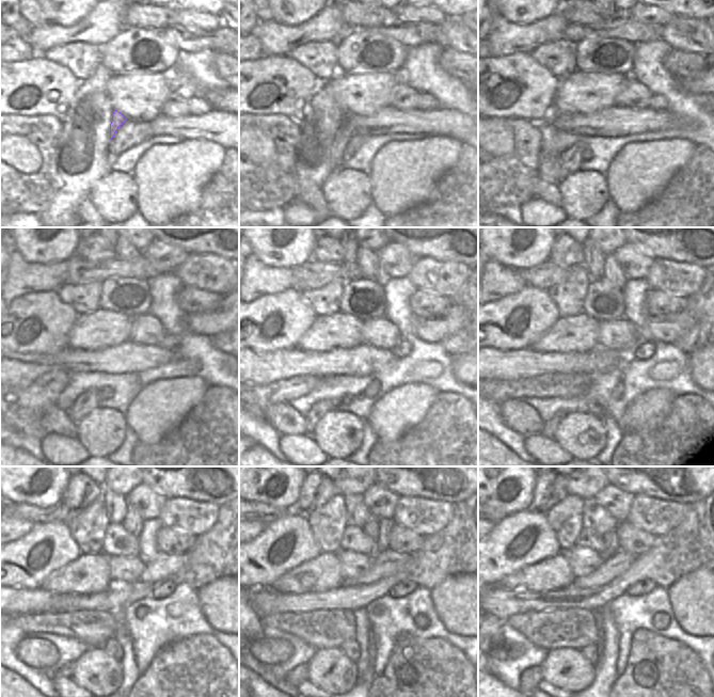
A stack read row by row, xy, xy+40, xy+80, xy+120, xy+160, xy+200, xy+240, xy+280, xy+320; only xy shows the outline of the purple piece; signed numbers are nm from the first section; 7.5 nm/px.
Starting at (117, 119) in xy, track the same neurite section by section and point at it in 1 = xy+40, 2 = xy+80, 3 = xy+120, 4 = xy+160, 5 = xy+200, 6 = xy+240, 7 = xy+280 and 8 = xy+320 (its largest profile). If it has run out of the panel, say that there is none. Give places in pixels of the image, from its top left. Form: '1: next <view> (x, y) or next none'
1: next xy+40 (344, 136)
2: next xy+80 (570, 160)
3: next xy+120 (88, 401)
4: next xy+160 (320, 408)
5: next xy+200 (549, 427)
6: next xy+240 (65, 671)
7: next xy+280 (299, 674)
8: next xy+320 (529, 679)

